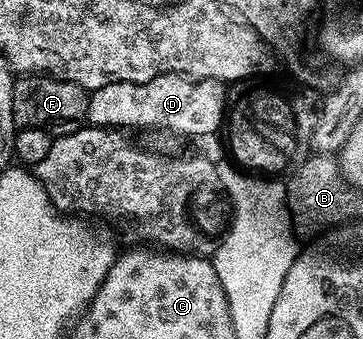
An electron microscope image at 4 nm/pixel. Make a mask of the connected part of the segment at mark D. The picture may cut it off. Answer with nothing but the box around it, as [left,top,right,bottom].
[87,75,226,135]

